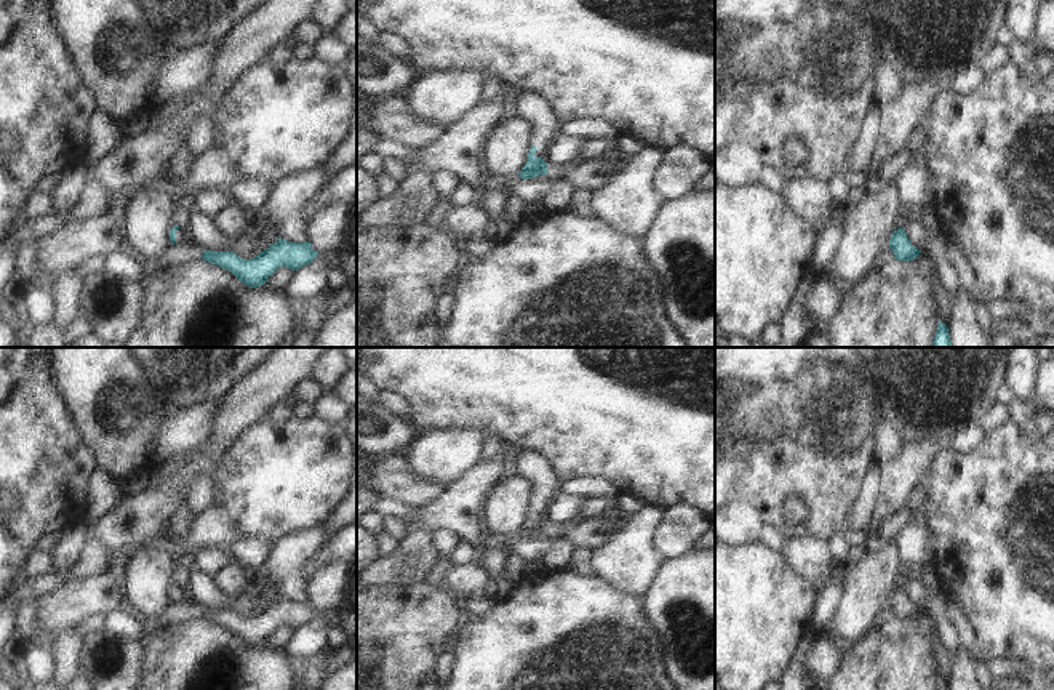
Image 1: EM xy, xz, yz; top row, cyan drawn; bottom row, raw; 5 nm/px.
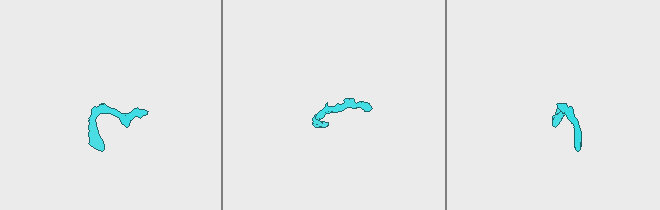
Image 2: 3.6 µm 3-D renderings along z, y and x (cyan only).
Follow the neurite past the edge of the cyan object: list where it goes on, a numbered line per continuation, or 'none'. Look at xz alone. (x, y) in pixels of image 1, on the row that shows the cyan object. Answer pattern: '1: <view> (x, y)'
1: xz (531, 104)

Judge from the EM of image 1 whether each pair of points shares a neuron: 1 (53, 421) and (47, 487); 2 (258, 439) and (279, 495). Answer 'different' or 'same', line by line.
1: same
2: same

